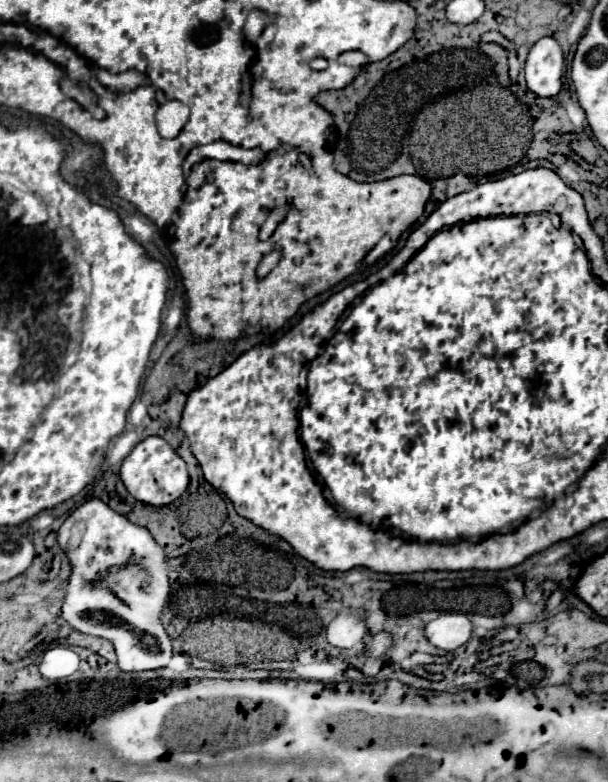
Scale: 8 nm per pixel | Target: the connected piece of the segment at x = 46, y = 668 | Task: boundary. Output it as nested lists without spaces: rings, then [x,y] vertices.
[[[58,645],[44,653],[44,659],[40,665],[40,675],[44,679],[58,681],[58,679],[64,679],[64,677],[70,677],[72,673],[76,673],[78,663],[80,663],[80,657],[72,649]]]

